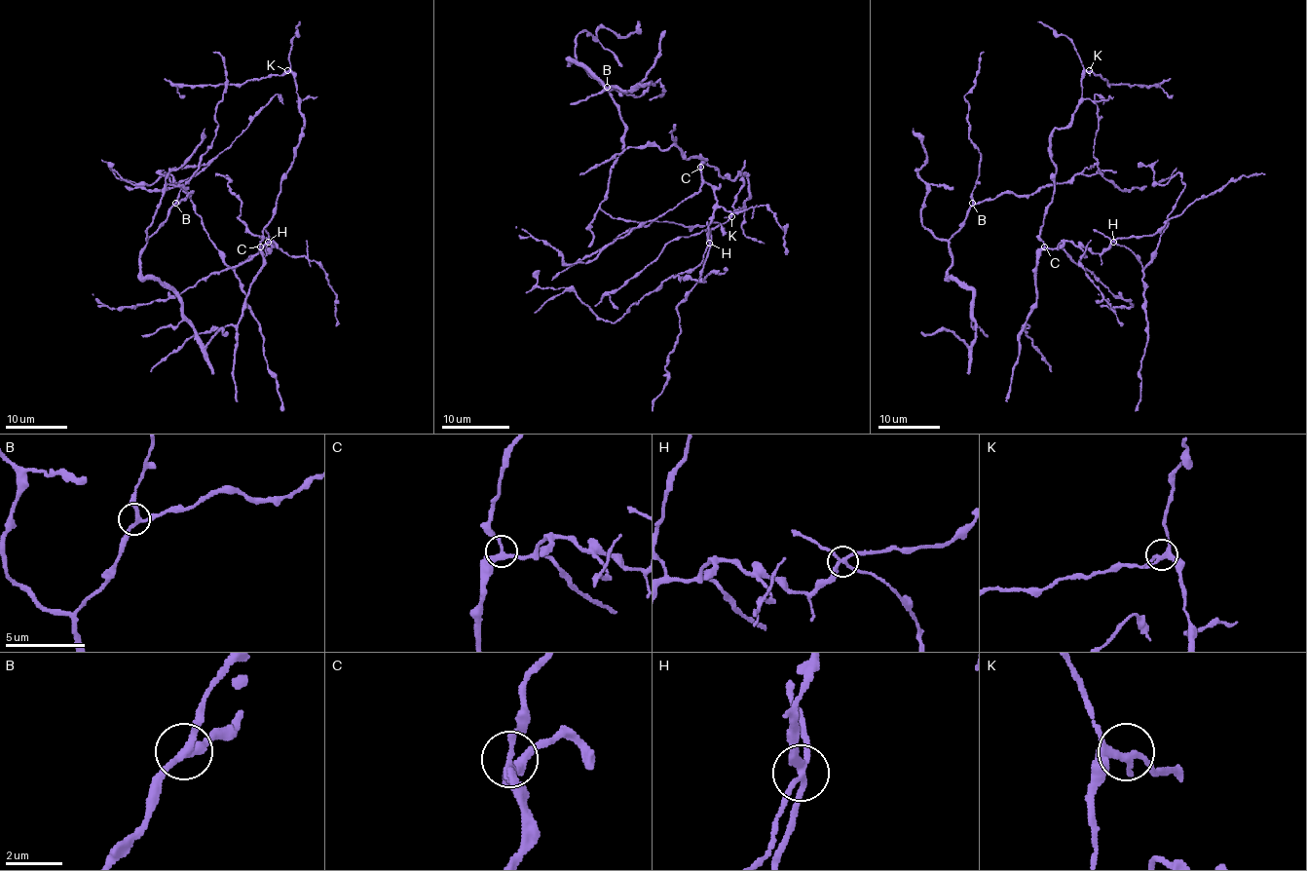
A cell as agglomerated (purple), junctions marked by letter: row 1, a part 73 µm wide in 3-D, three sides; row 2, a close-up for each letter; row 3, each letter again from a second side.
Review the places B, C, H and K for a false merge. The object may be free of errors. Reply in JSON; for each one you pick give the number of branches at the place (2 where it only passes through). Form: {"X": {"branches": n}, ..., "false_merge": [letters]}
{"H": {"branches": 4}, "false_merge": ["H"]}

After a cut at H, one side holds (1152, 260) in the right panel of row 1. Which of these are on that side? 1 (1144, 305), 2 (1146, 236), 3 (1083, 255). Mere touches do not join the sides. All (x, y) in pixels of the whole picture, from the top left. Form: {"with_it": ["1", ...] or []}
{"with_it": ["1"]}

